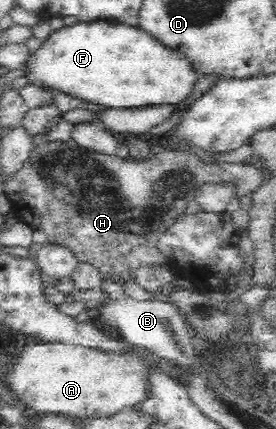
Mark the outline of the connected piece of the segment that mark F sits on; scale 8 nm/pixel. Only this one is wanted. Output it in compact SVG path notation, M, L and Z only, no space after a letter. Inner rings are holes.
M93 21L92 23L77 23L73 26L64 26L63 28L53 31L42 45L30 55L27 59L27 71L25 77L29 79L29 84L36 86L45 86L46 88L59 90L68 93L81 101L99 105L99 107L115 108L115 109L137 109L137 107L151 107L153 105L175 105L179 101L185 100L195 88L199 74L192 68L191 62L179 55L175 50L169 51L157 38L154 38L150 33L147 33L143 28L129 27L125 24L109 21Z

